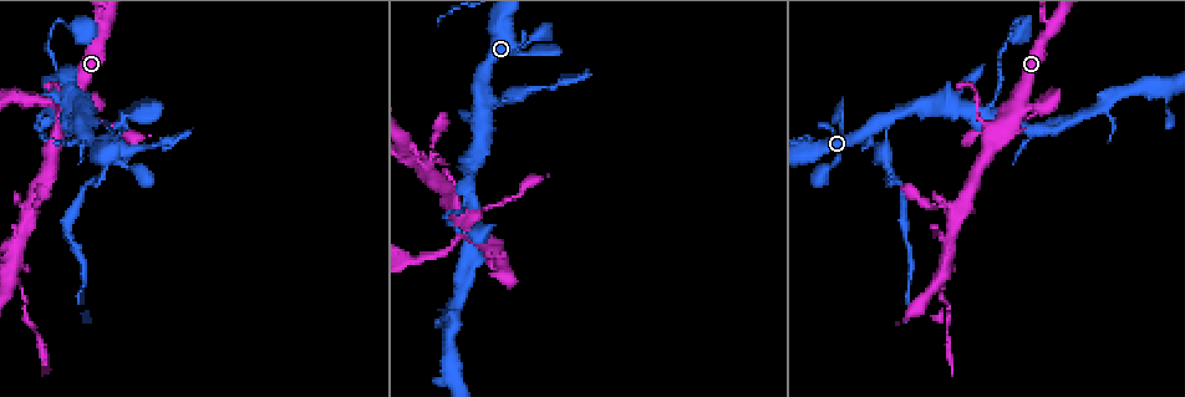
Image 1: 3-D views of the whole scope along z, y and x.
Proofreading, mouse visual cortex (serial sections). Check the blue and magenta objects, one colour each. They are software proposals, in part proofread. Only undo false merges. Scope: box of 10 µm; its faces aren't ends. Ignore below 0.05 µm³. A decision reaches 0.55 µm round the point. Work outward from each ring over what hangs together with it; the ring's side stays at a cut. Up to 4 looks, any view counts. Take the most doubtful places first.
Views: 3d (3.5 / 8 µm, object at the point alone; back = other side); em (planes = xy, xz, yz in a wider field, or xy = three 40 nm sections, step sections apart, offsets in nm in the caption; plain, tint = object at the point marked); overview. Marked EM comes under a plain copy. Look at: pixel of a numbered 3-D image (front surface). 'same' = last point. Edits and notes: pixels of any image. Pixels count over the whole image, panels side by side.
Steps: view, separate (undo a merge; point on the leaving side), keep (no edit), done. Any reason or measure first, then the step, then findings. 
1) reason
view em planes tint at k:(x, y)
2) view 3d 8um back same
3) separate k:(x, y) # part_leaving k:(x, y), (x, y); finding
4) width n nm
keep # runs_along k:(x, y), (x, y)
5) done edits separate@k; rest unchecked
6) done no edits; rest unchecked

three arms meet
view em planes tint at 1:(887, 135)

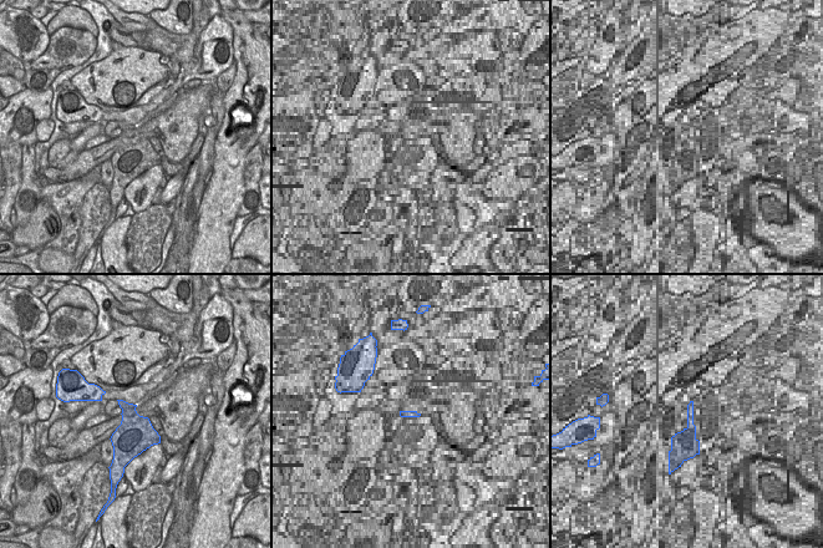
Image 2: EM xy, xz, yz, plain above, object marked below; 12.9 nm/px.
view 3d 3.5um same

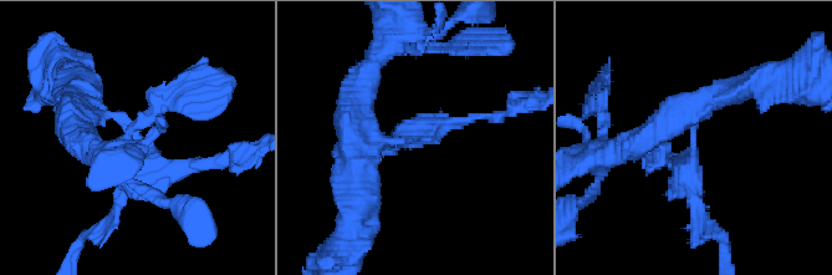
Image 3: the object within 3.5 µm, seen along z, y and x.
separate 3:(692, 158) # part_leaving 3:(694, 127), (688, 177), (704, 223); a second cell is stuck on

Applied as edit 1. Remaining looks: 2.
sharp bend
view 3d 3.5um at 1:(1015, 107)

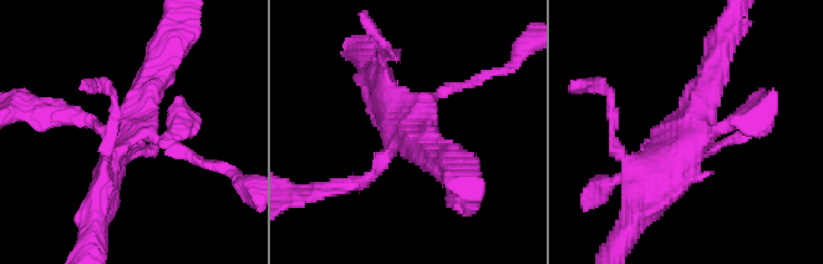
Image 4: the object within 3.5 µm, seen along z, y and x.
need the tissue
view em xy step 1 tint at 4:(688, 130)

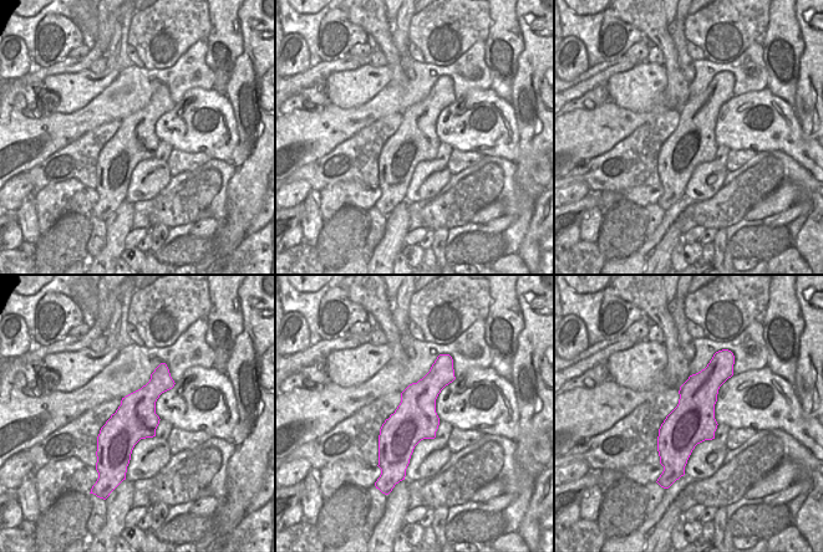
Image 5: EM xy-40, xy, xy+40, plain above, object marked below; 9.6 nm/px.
keep # runs_along 4:(719, 61), (690, 148), (651, 198); all the same cell

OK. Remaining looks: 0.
done edits separate@3; rest unchecked

